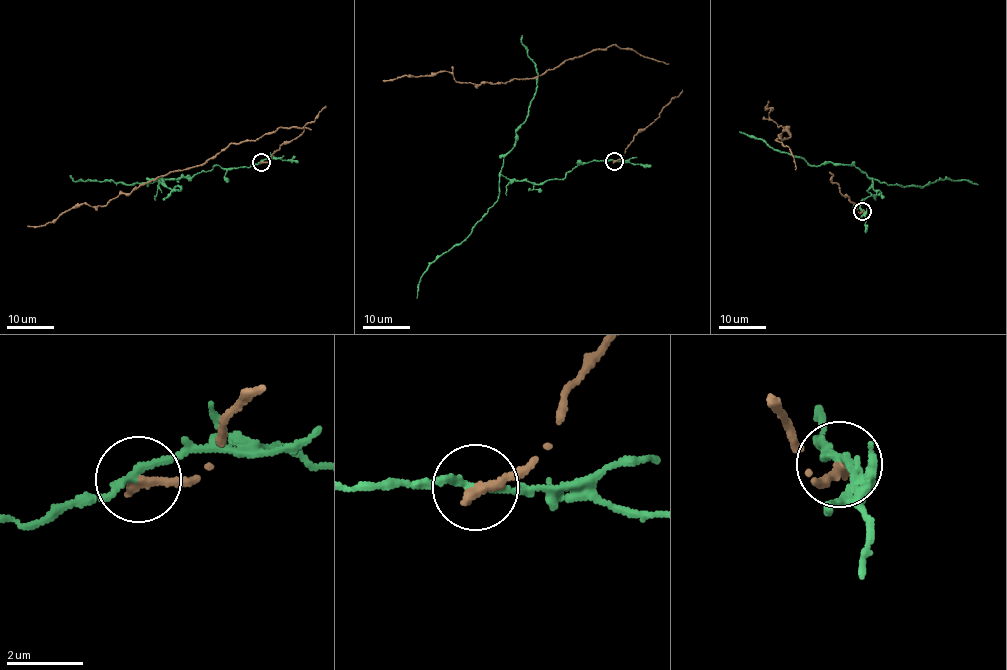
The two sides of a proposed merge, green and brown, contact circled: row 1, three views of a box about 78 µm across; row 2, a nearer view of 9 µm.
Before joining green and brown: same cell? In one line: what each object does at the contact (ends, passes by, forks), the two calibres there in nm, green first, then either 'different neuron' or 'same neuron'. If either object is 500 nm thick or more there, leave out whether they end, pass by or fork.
green passes by; brown ends there; 180 nm thick on the green side, 320 nm on the other; different neuron

